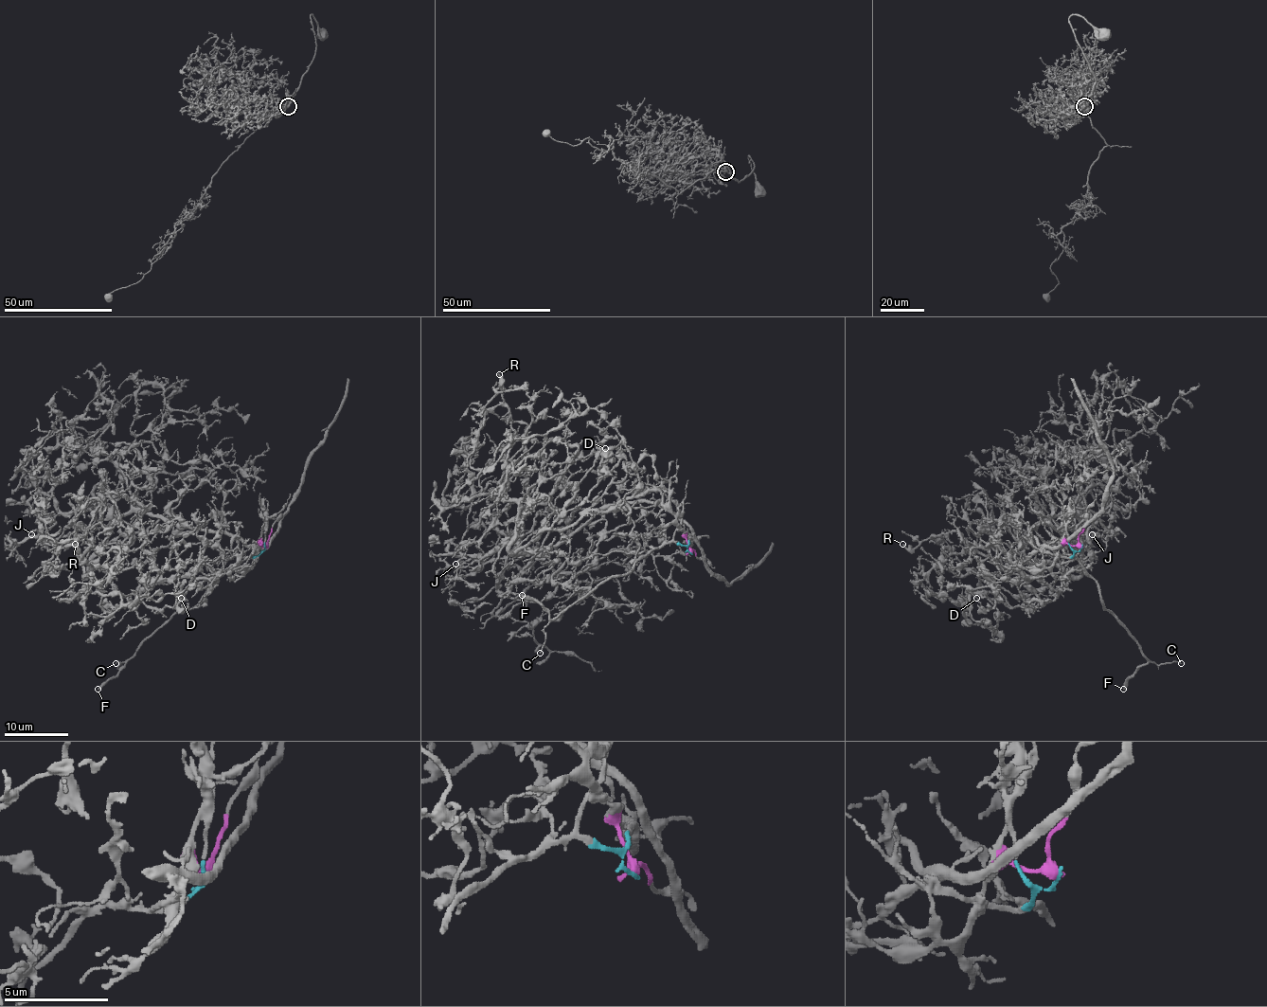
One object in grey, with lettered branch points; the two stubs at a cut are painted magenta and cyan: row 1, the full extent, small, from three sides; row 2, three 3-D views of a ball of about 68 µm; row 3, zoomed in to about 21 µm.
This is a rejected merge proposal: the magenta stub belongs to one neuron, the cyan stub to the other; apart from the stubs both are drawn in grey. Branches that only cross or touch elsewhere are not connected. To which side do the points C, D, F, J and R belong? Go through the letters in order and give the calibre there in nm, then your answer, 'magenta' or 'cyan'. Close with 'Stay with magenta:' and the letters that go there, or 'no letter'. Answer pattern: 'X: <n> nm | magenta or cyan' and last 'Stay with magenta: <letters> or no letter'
C: 100 nm | cyan
D: 140 nm | magenta
F: 320 nm | cyan
J: 160 nm | magenta
R: 220 nm | magenta
Stay with magenta: D, J, R

